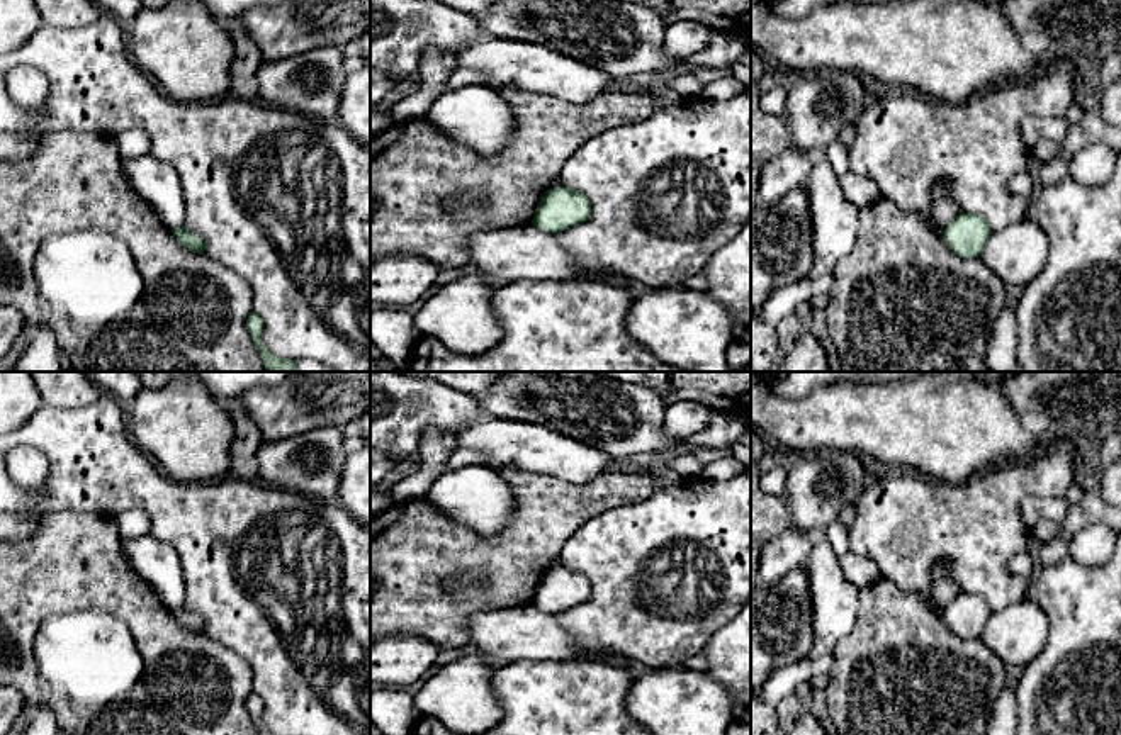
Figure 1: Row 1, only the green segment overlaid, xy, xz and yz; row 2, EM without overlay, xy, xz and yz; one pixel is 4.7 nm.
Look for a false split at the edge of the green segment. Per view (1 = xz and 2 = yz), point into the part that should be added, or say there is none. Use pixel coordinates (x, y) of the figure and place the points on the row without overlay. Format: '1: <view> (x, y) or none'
1: none
2: none

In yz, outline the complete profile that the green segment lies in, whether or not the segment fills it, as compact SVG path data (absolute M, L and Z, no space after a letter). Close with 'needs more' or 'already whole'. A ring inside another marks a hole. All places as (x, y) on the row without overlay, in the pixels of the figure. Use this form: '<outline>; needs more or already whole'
M960 592L943 609L946 625L960 638L980 637L990 614L989 603L975 592Z; already whole

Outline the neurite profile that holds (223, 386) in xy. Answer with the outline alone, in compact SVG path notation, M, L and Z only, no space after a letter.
M170 372L173 377L195 377L217 401L239 399L253 387L273 387L290 372Z

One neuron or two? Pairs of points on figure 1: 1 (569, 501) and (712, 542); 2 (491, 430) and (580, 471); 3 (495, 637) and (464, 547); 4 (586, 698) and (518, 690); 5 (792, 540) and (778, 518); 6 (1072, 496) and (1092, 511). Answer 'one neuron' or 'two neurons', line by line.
1: two neurons
2: one neuron
3: two neurons
4: one neuron
5: two neurons
6: two neurons

